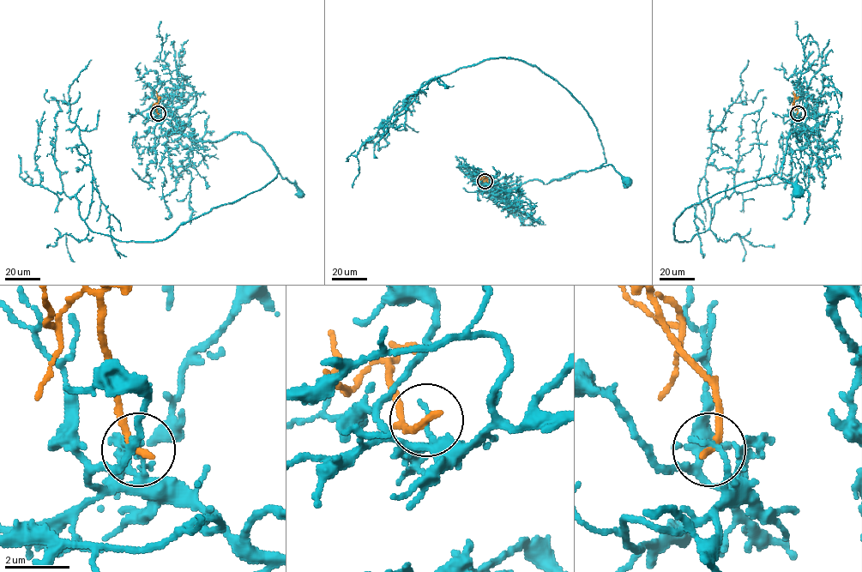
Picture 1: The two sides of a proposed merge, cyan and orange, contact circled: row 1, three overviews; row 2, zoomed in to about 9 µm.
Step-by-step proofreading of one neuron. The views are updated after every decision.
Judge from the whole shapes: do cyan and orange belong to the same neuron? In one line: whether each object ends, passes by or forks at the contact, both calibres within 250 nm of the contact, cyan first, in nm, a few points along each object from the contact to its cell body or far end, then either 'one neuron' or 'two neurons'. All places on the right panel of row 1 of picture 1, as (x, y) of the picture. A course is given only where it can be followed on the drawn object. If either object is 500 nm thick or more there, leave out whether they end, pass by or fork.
cyan ends there; orange ends there; 170 nm thick on the cyan side, 240 nm on the other; cyan runs (798, 113), (803, 132), (796, 141), (799, 141), (794, 132), (786, 141), (780, 177), (789, 182), (798, 194); orange runs (798, 113), (793, 91); two neurons

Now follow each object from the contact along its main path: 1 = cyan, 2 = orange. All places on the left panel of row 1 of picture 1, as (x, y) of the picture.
1: (158, 113), (192, 141), (216, 141), (233, 132), (244, 133), (262, 147), (279, 174), (292, 182), (299, 194)
2: (158, 113), (156, 91)

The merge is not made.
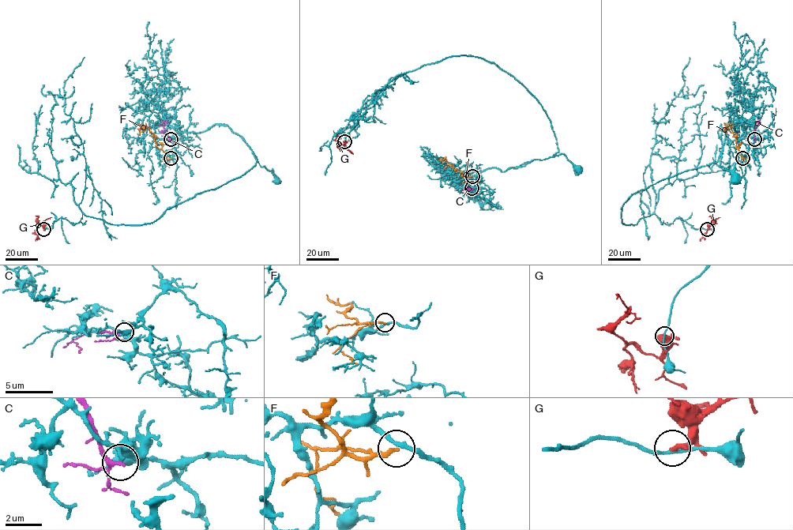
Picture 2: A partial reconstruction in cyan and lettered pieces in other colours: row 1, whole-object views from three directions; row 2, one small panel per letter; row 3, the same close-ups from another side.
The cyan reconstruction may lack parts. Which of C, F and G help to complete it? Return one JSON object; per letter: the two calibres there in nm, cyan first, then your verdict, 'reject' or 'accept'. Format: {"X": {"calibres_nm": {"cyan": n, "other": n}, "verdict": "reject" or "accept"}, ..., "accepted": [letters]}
{"C": {"calibres_nm": {"cyan": 150, "other": 140}, "verdict": "reject"}, "F": {"calibres_nm": {"cyan": 200, "other": 240}, "verdict": "reject"}, "G": {"calibres_nm": {"cyan": 160, "other": 220}, "verdict": "reject"}, "accepted": []}

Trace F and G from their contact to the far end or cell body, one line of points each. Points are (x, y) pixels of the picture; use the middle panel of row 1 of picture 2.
F: (472, 176), (455, 170), (445, 159), (440, 160)
G: (344, 141), (343, 144), (336, 140), (337, 135)

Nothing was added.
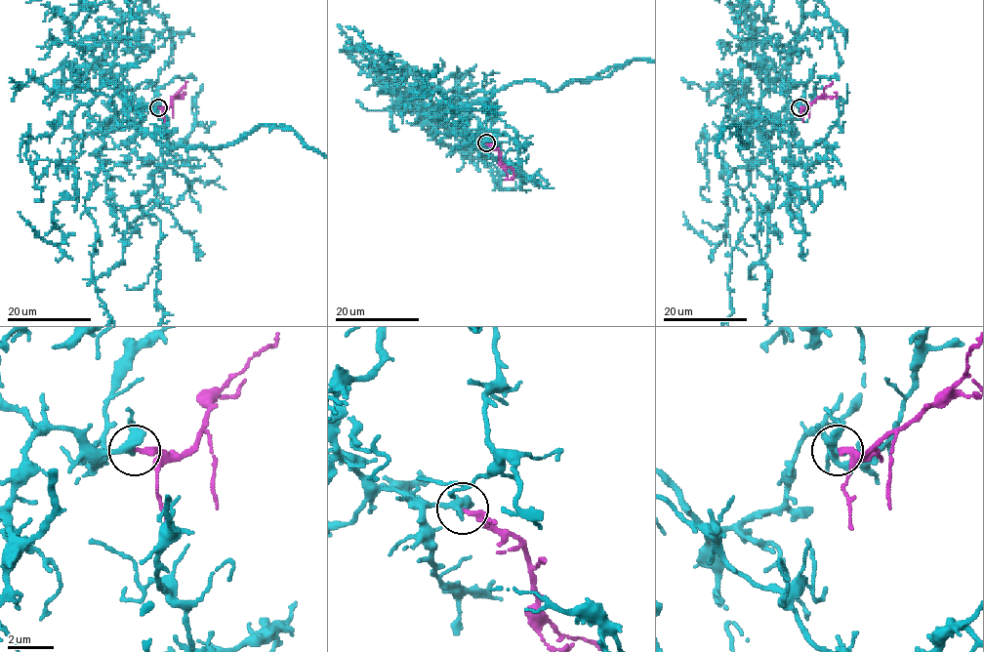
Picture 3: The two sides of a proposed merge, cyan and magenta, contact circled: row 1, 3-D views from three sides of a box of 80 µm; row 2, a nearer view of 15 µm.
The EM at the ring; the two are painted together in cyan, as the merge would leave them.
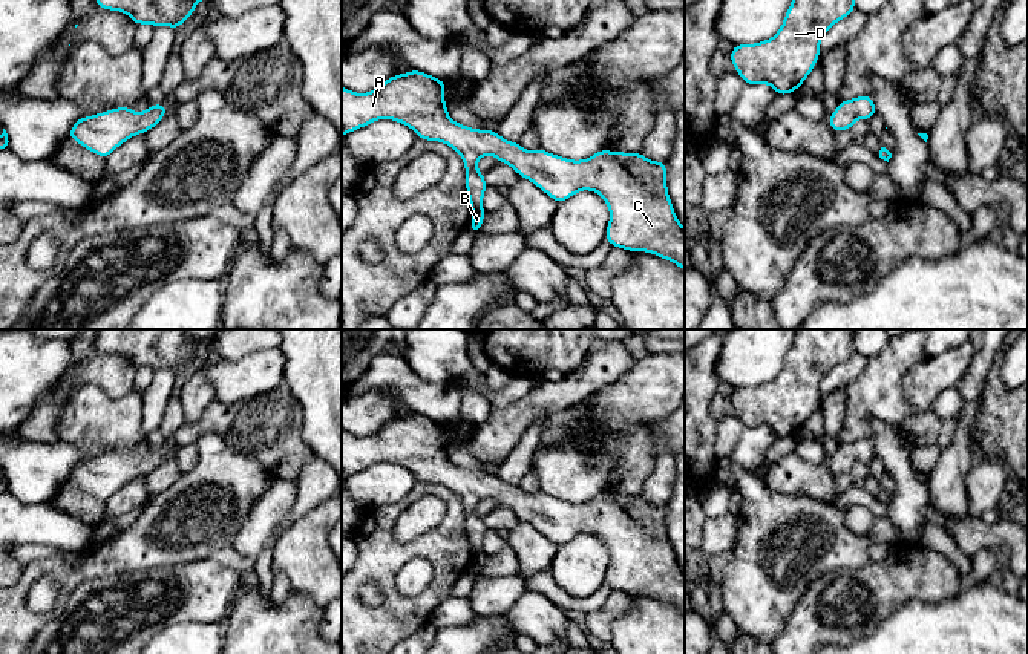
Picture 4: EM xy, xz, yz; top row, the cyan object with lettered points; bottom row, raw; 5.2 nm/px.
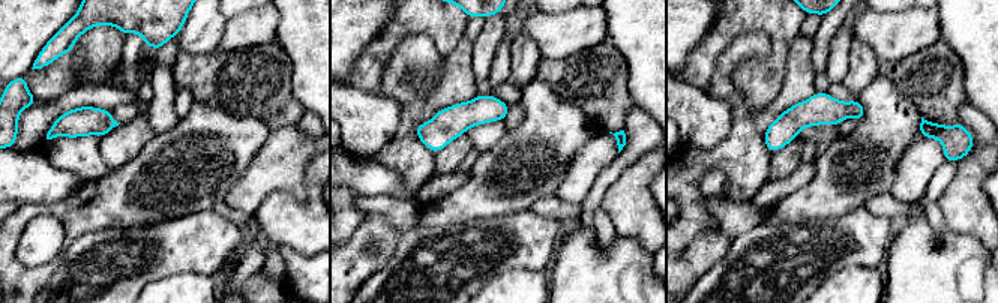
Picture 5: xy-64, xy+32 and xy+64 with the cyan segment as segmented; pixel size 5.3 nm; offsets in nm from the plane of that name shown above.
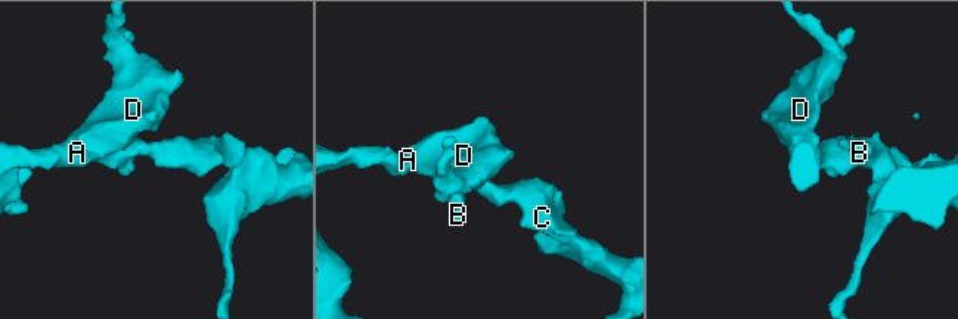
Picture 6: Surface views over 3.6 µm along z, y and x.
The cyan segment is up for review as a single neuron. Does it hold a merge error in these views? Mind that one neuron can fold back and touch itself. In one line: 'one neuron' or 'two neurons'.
one neuron

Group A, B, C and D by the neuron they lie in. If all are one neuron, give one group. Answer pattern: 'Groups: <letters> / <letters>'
Groups: A B C D

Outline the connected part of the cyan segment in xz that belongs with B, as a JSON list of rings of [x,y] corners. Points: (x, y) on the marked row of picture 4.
[[[409,70],[383,81],[374,92],[355,93],[342,86],[342,136],[377,119],[389,118],[411,127],[420,139],[446,142],[464,161],[466,188],[472,210],[469,230],[480,233],[486,211],[483,195],[489,187],[484,173],[476,170],[481,156],[492,155],[498,162],[513,167],[519,178],[530,179],[558,204],[581,190],[596,191],[610,210],[605,240],[628,251],[647,251],[671,260],[685,271],[685,228],[679,222],[666,187],[666,162],[653,162],[640,152],[624,153],[602,149],[588,159],[573,161],[542,149],[527,152],[519,142],[506,141],[495,130],[478,130],[452,121],[444,103],[446,80],[420,70]]]

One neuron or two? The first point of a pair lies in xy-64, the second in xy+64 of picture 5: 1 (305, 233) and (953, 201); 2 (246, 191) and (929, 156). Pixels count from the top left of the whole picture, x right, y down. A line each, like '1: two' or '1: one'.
1: one
2: one

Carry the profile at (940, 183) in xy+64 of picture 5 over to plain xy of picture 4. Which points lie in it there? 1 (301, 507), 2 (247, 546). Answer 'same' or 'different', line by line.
1: same
2: different

